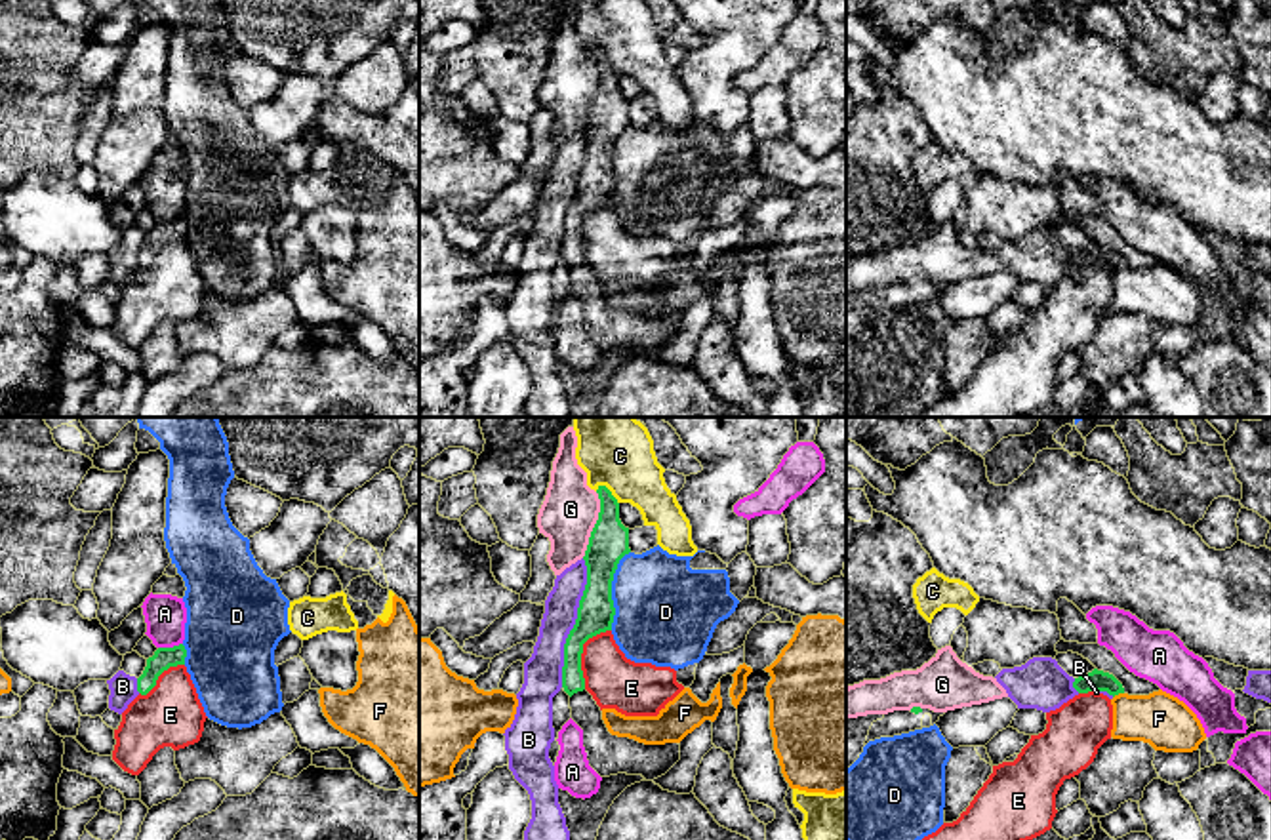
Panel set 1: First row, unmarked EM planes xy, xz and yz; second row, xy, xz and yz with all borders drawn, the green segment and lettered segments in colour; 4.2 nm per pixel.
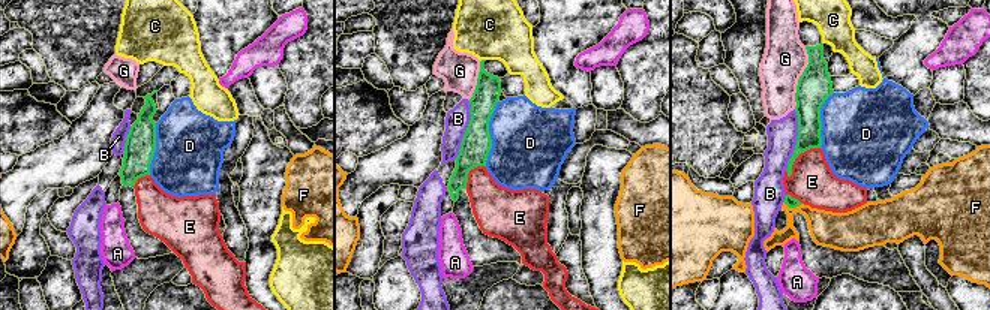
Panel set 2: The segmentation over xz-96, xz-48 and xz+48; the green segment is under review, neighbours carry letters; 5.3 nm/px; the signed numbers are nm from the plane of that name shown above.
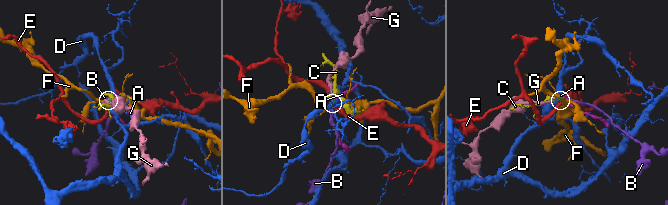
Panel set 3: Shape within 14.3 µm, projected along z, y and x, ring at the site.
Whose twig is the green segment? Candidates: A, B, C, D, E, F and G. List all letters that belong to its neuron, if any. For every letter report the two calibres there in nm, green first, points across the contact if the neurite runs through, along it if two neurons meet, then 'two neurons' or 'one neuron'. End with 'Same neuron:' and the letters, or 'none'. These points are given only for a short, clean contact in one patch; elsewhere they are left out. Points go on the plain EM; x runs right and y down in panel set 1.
A: 90 nm thick on the green side, 170 nm on the other; border along xy (181, 216), (159, 221); two neurons
B: 160 nm thick on the green side, 160 nm on the other; two neurons
C: 170 nm thick on the green side, 280 nm on the other; border along xz (597, 60), (605, 60), (618, 77); two neurons
D: 170 nm thick on the green side, 440 nm on the other; two neurons
E: 160 nm thick on the green side, 220 nm on the other; border along xz (610, 202), (593, 208), (584, 218), (584, 261); two neurons
F: 90 nm thick on the green side, 220 nm on the other; border along yz (1123, 265), (1113, 271); two neurons
G: 170 nm thick on the green side, 240 nm on the other; border along xz (597, 65), (599, 92), (582, 130); two neurons
Same neuron: none

